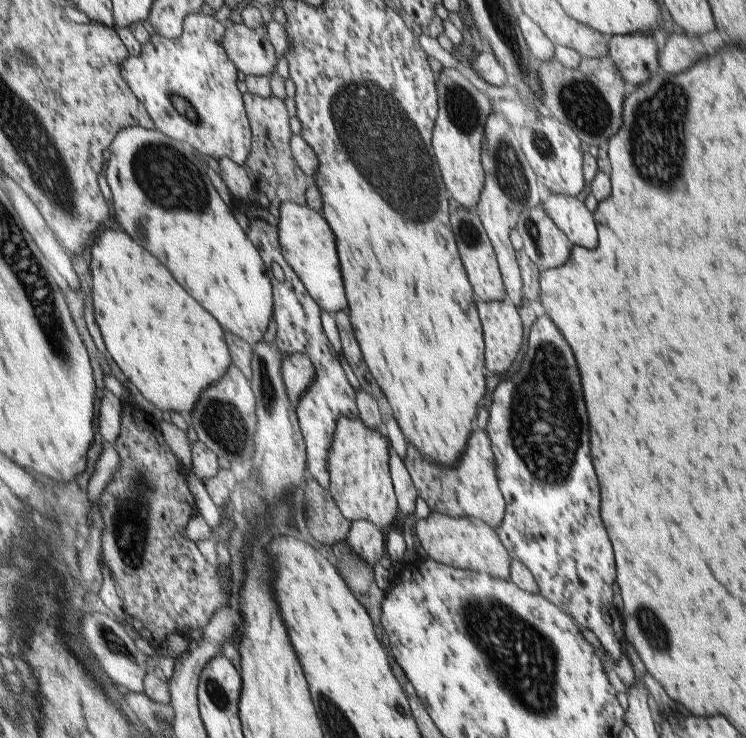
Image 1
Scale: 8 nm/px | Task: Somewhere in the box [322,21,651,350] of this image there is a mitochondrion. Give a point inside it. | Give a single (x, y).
(377, 136)

